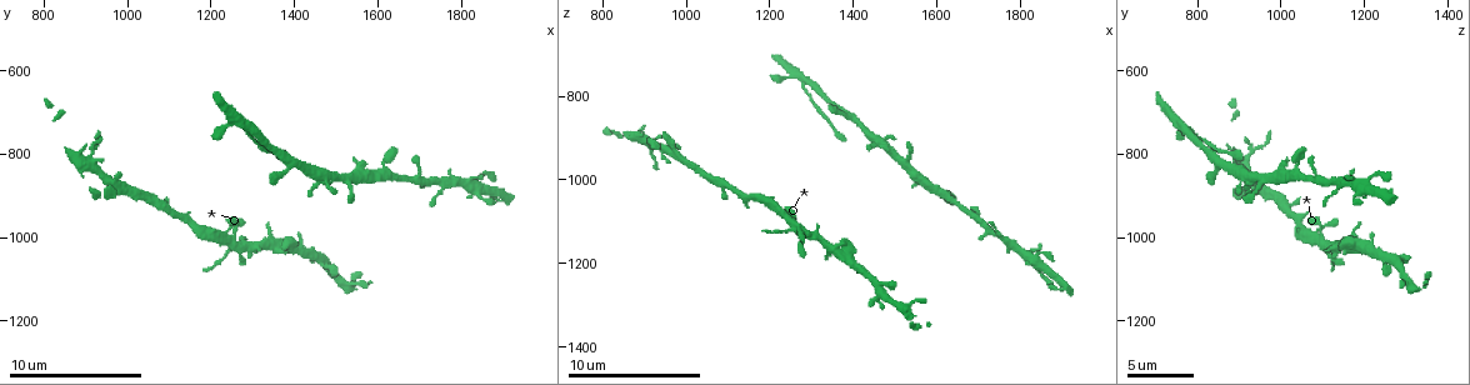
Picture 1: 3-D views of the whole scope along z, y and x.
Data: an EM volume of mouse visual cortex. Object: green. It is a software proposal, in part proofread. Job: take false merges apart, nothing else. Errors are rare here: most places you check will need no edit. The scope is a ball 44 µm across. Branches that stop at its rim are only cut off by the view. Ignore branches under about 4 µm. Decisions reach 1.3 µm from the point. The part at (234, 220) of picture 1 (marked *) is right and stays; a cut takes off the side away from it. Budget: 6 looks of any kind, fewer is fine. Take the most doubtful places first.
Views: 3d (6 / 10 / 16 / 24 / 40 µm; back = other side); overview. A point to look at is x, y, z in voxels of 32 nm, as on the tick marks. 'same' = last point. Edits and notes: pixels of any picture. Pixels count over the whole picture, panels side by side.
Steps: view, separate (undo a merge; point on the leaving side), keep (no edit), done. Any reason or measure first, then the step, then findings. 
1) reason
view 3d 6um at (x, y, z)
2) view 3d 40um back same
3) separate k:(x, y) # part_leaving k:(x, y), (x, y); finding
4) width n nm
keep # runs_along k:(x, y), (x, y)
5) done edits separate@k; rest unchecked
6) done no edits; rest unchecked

two arms in line, one across
view 3d 10um at (1485, 850, 915)

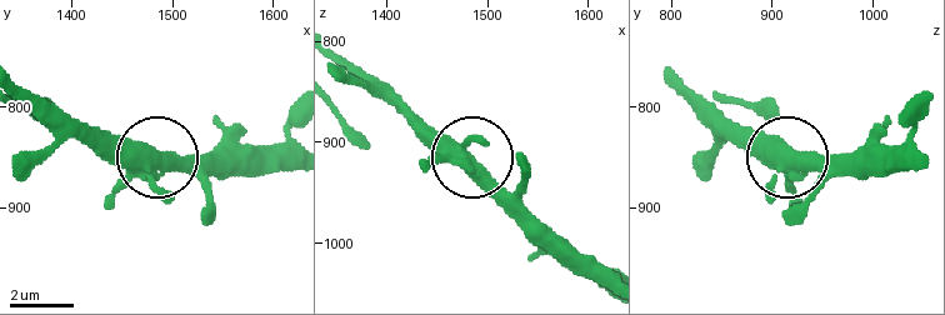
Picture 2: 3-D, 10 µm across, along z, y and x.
other side
view 3d 10um back same

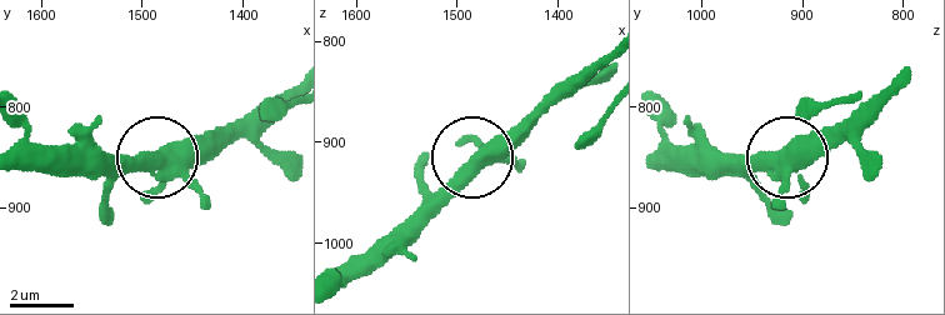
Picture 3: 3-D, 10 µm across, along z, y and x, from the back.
side_arm 12 um
keep # continuous, no second neuron

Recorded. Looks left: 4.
three arms meet
view 3d 10um at (1235, 1010, 1085)

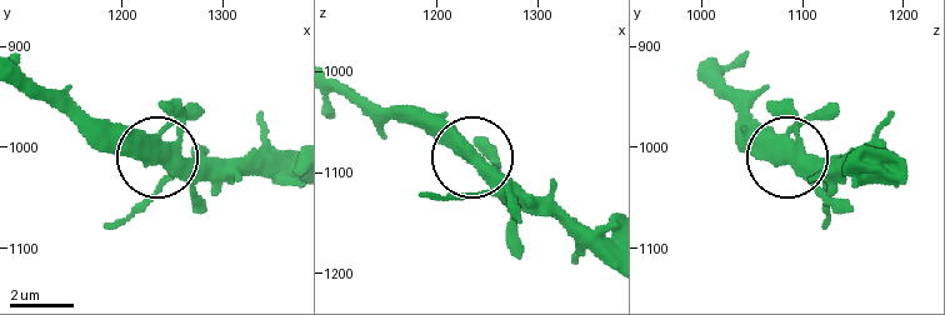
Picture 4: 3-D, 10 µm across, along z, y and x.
view 3d 6um at (1234, 1008, 1080)

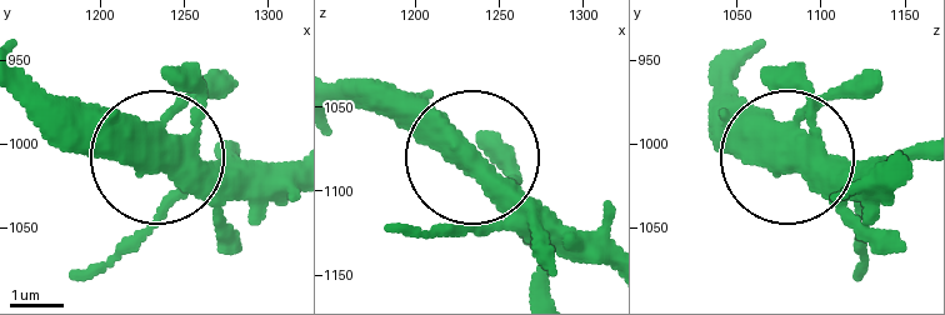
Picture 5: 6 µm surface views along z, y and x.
width 420 nm
keep # runs_along 5:(194, 73), (163, 149), (256, 168); all the same neuron

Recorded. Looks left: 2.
view 3d 6um at (1340, 1015, 1155)

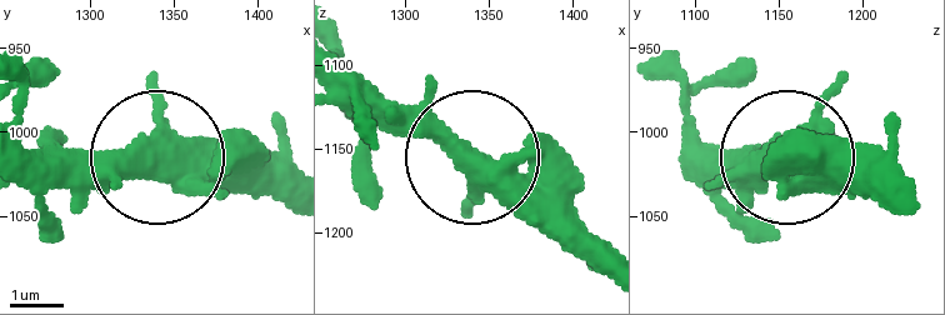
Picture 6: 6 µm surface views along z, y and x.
view 3d 6um back at (1342, 1016, 1156)

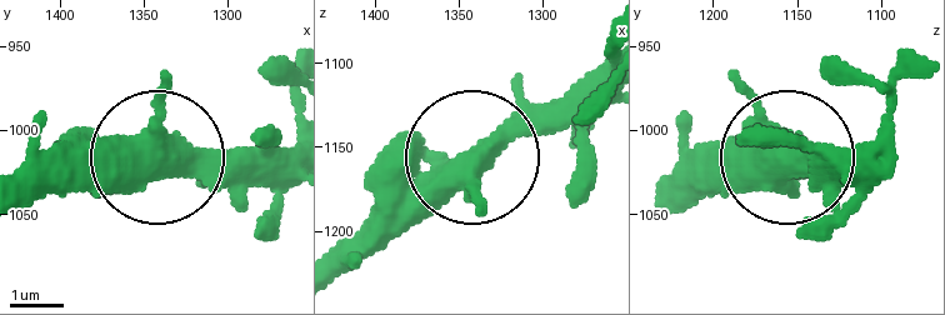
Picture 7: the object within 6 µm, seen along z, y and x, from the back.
width 460 nm
keep # runs_along 7:(603, 65), (483, 136), (365, 254); continuous, no second neuron

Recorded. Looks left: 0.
done no edits; rest unchecked

